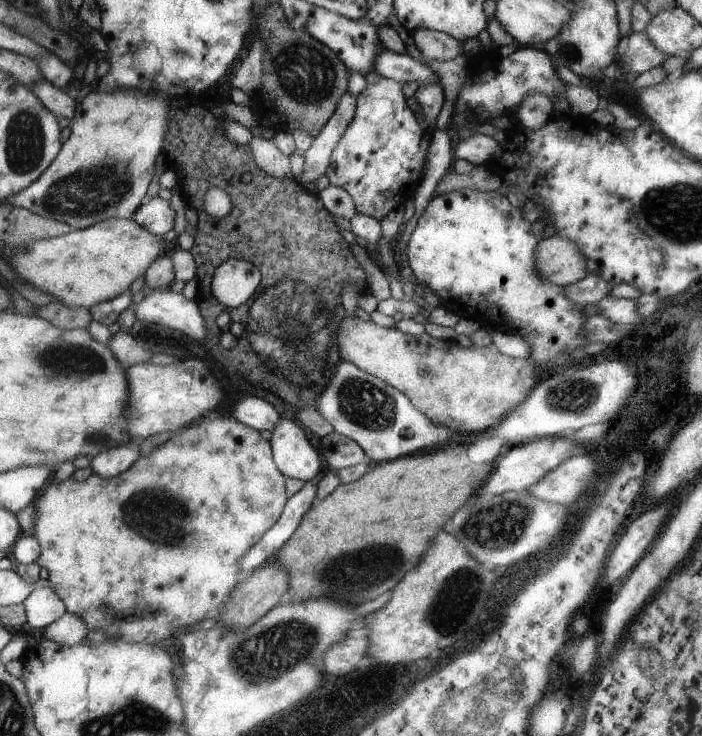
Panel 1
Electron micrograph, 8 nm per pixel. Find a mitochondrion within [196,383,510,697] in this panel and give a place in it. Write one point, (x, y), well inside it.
(270, 653)

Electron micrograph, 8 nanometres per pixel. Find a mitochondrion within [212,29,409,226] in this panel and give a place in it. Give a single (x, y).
(315, 103)

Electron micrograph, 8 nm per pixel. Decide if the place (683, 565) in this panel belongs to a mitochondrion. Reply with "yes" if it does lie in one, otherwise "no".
no

